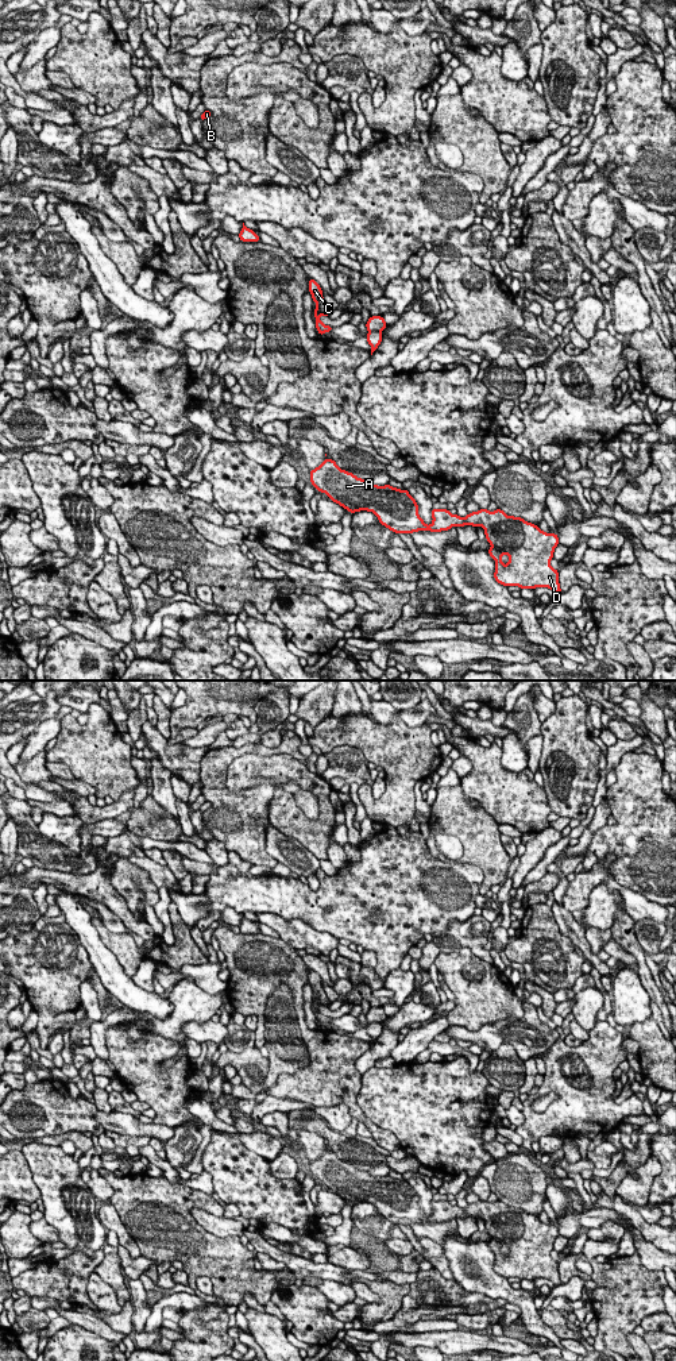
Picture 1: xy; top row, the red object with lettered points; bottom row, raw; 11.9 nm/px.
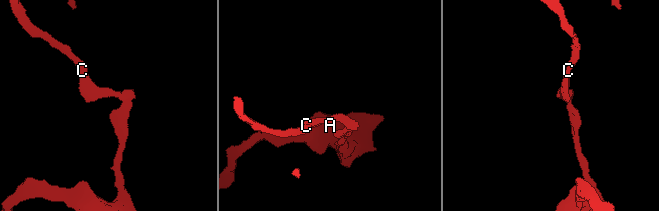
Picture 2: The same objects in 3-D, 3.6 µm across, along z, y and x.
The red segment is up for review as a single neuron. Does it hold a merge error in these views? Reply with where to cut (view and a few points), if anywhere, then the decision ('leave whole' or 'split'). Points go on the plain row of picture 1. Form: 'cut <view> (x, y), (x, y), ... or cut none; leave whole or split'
cut xy (381, 1022), (369, 1024); split

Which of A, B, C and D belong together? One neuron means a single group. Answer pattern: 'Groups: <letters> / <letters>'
Groups: A D / B C

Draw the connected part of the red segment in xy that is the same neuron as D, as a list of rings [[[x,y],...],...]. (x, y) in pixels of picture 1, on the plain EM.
[[[333,1150],[325,1152],[310,1161],[310,1173],[320,1183],[325,1184],[329,1191],[339,1195],[351,1204],[367,1202],[372,1203],[379,1214],[395,1225],[413,1225],[418,1222],[441,1223],[452,1218],[482,1218],[484,1221],[486,1231],[491,1235],[487,1241],[490,1248],[495,1252],[494,1271],[509,1279],[518,1277],[521,1280],[548,1279],[555,1285],[560,1285],[559,1262],[551,1257],[555,1239],[559,1235],[556,1225],[546,1225],[537,1217],[525,1212],[521,1208],[507,1207],[503,1202],[497,1200],[490,1203],[480,1200],[468,1204],[466,1208],[452,1206],[448,1200],[432,1199],[432,1215],[426,1217],[418,1206],[418,1195],[409,1185],[406,1180],[401,1181],[390,1176],[378,1177],[371,1176],[367,1171],[358,1169],[352,1164],[341,1161]]]

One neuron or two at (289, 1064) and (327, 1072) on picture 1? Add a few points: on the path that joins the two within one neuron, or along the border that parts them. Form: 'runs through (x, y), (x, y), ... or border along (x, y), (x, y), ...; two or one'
border along (302, 1036), (308, 1063), (275, 1079); two

